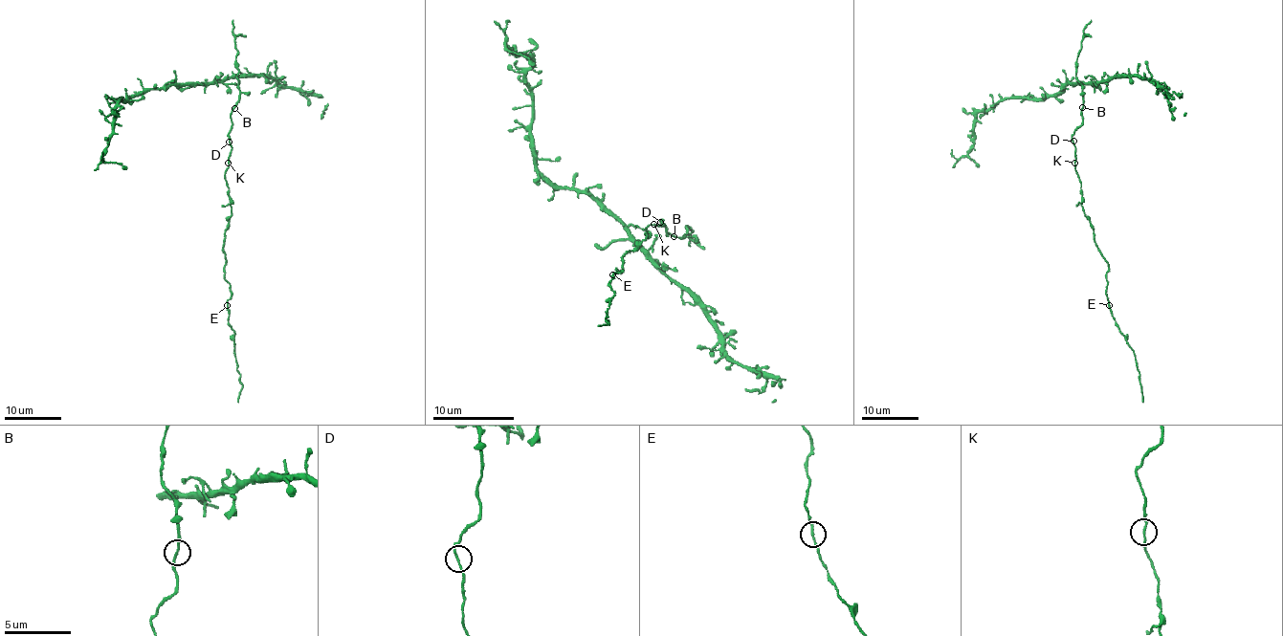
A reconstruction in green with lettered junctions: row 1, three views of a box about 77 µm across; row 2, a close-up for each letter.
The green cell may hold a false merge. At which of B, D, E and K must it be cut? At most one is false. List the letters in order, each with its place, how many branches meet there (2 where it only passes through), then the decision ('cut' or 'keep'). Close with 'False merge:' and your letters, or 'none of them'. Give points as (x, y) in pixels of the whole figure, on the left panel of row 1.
B: place (234, 108); branches 2; keep
D: place (229, 142); branches 2; keep
E: place (227, 305); branches 2; keep
K: place (228, 163); branches 2; keep
False merge: none of them

